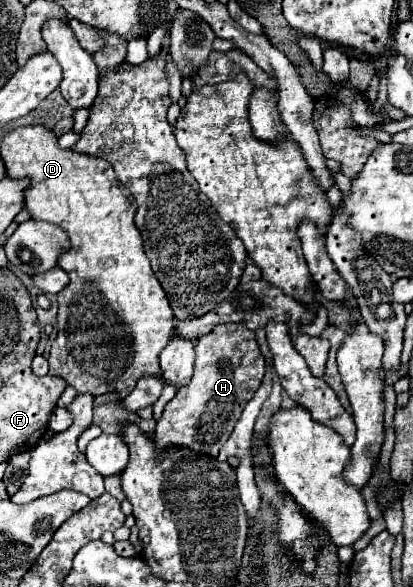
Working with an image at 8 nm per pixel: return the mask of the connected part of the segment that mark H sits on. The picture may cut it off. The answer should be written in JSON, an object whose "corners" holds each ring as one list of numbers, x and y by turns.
{"corners":[[221,323,211,333,201,335,195,343,193,377,187,385,181,385,177,395,167,403,153,433,155,445,159,449,179,445,217,457,247,401,259,389,263,373,265,357,261,355,257,337,241,323]]}

